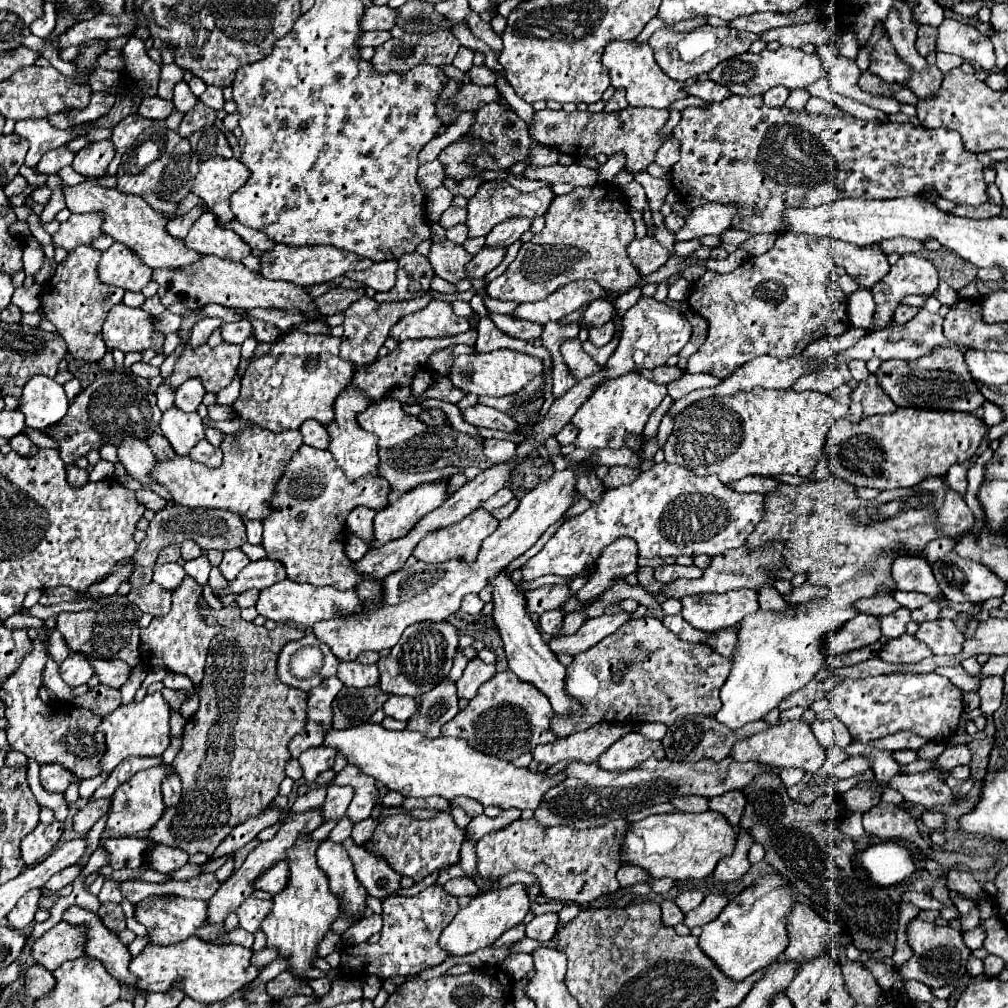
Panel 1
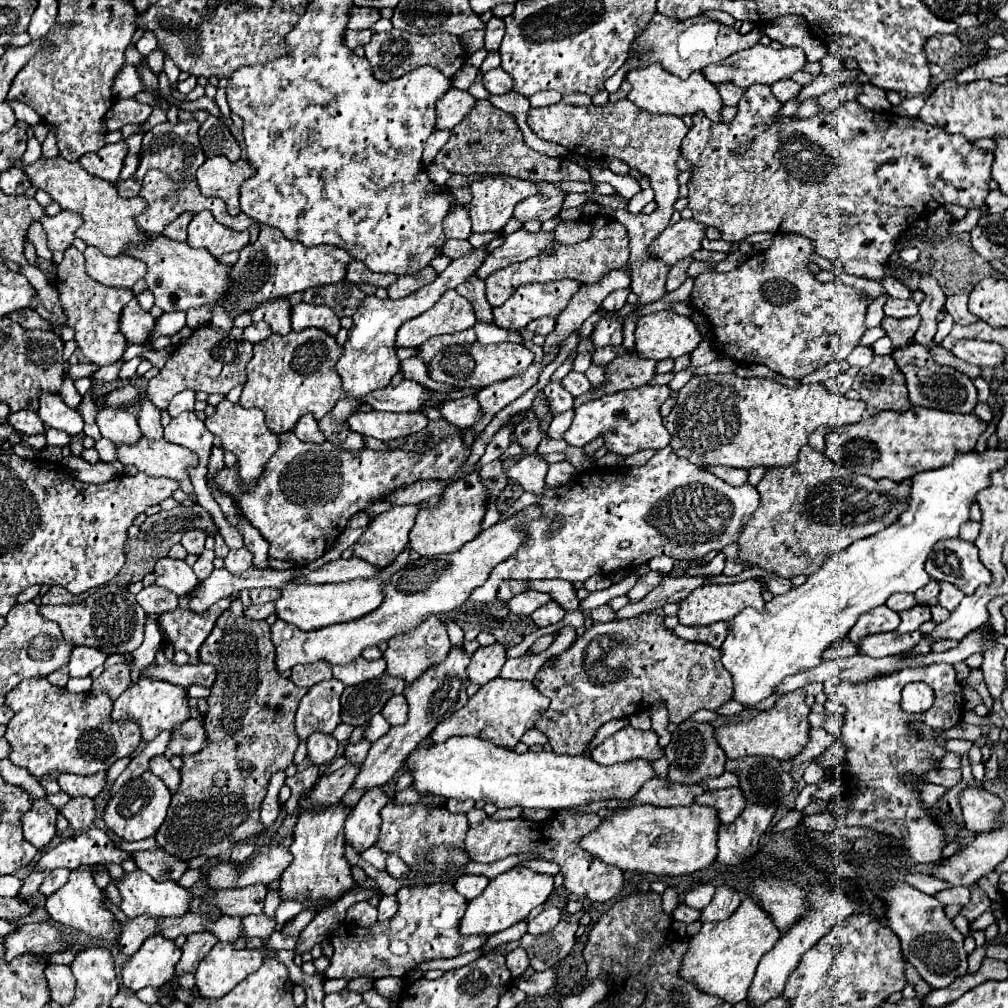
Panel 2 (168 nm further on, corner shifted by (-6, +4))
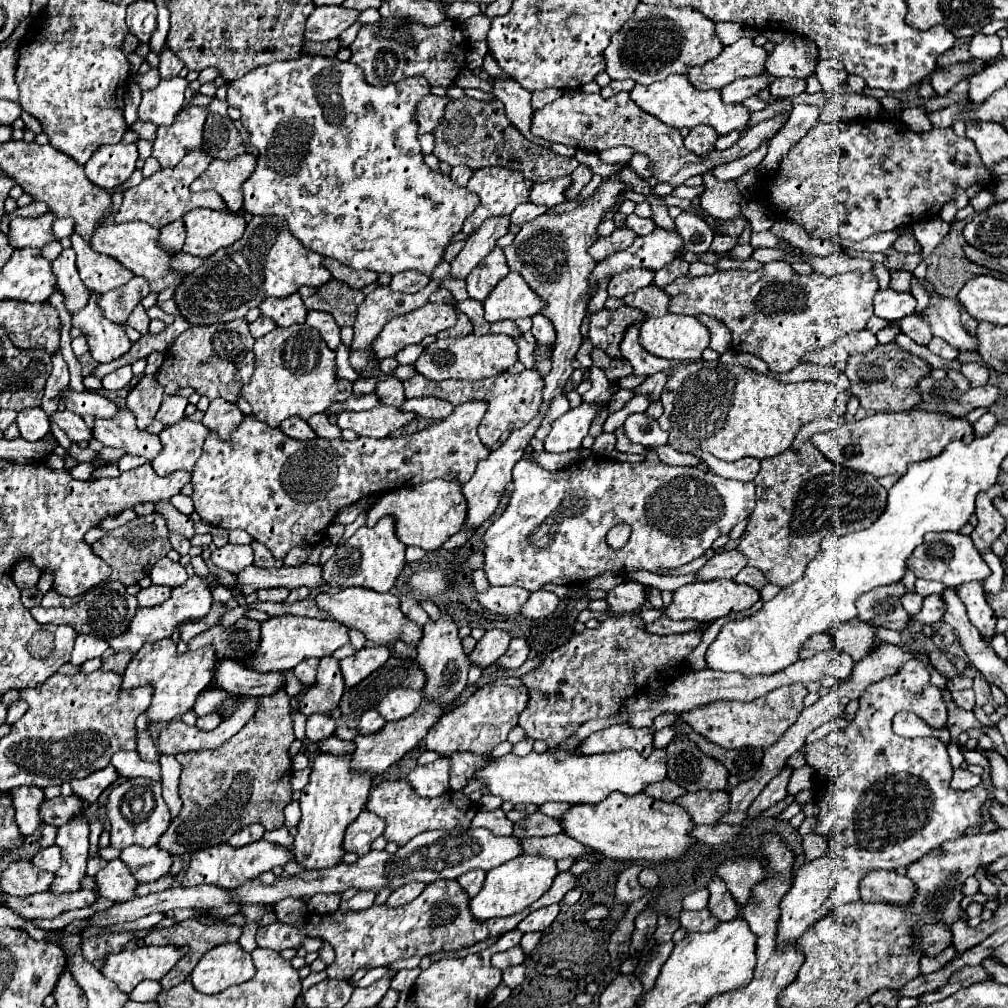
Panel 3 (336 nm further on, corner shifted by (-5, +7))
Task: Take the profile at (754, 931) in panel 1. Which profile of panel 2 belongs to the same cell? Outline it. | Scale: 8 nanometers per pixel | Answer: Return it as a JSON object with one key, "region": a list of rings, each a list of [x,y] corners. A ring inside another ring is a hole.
{"region":[[[745,898],[737,912],[725,922],[703,922],[699,934],[689,940],[679,976],[683,980],[691,980],[691,984],[697,984],[705,994],[719,996],[729,1004],[737,1004],[745,1000],[745,992],[749,990],[761,956],[775,946],[779,936],[781,932],[775,928],[767,912],[763,912],[755,900]]]}

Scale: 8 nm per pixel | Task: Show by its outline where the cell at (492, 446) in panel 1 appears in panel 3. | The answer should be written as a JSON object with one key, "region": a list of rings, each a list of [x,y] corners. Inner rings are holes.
{"region":[[[650,451],[646,455],[644,461],[640,463],[620,463],[620,461],[610,461],[602,455],[596,455],[596,457],[586,457],[586,459],[580,459],[564,469],[558,469],[558,471],[548,471],[544,469],[542,465],[538,465],[530,453],[526,453],[516,465],[514,465],[514,491],[510,495],[510,501],[508,501],[508,507],[506,511],[490,525],[490,529],[484,533],[484,545],[482,545],[482,551],[484,551],[484,573],[486,573],[486,579],[490,585],[518,585],[518,587],[524,587],[528,591],[536,591],[540,585],[544,583],[556,583],[556,585],[576,585],[576,583],[584,583],[600,573],[606,573],[606,571],[612,571],[612,573],[630,573],[630,571],[636,571],[636,569],[646,569],[646,571],[658,571],[660,567],[680,567],[684,563],[690,563],[692,559],[700,557],[718,537],[722,535],[728,535],[730,529],[748,519],[752,509],[754,509],[754,503],[756,503],[756,489],[754,489],[754,483],[744,483],[744,481],[736,481],[736,479],[724,479],[712,471],[704,473],[696,467],[672,467],[672,465],[666,465],[660,461],[660,457],[656,455],[656,451]],[[618,523],[628,523],[632,527],[632,535],[630,535],[630,541],[622,547],[622,549],[612,549],[608,543],[606,543],[606,533],[618,525]]]}

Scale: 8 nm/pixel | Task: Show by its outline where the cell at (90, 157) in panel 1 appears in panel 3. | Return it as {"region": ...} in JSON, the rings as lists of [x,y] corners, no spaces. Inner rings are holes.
{"region":[[[134,143],[104,145],[96,149],[90,161],[86,161],[84,171],[94,185],[102,189],[114,189],[132,175],[132,171],[136,169],[136,159],[138,151]]]}

